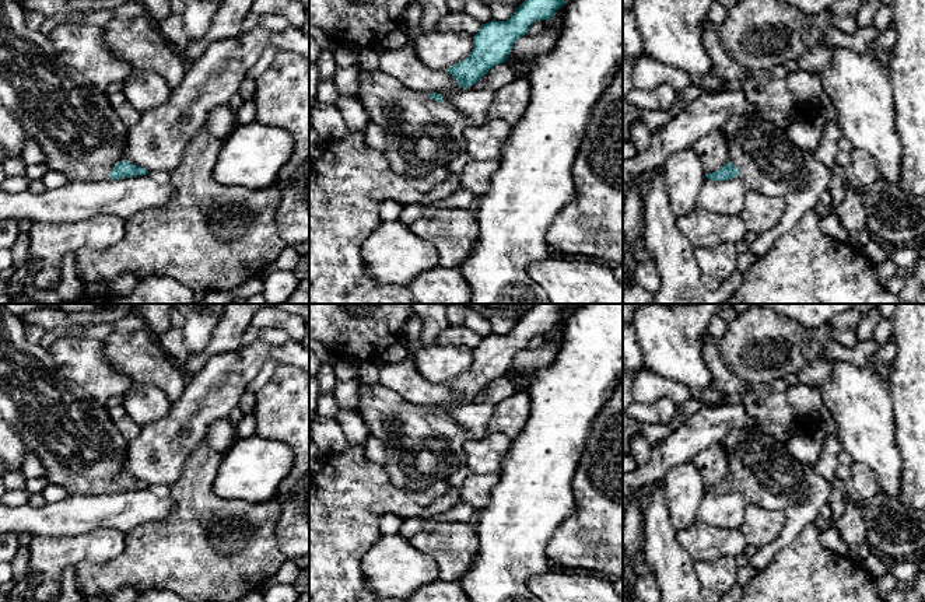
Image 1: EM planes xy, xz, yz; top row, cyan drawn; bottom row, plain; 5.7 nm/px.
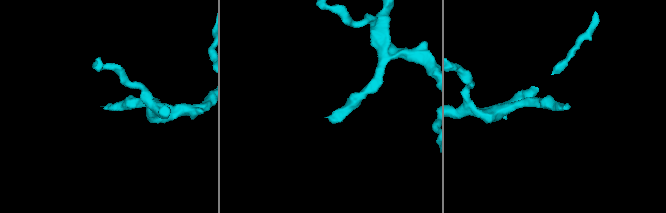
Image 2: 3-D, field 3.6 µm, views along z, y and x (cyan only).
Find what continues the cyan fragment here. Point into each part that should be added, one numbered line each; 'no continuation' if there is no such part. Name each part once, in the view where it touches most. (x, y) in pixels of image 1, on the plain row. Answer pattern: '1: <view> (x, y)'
1: xy (73, 436)

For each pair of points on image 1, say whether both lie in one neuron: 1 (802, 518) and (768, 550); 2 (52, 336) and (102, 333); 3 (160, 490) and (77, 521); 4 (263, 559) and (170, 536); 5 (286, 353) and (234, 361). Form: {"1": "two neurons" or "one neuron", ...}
{"1": "one neuron", "2": "one neuron", "3": "two neurons", "4": "one neuron", "5": "one neuron"}

